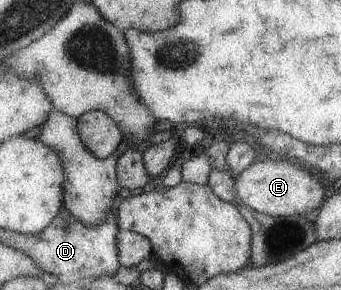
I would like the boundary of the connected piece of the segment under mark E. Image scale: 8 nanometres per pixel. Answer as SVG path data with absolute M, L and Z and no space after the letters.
M274 158L262 159L249 165L238 175L234 182L234 192L238 196L237 206L250 208L252 212L270 217L286 217L292 214L308 214L310 210L318 208L324 190L318 180L314 180L308 172L300 170L298 166L290 164L288 160Z

